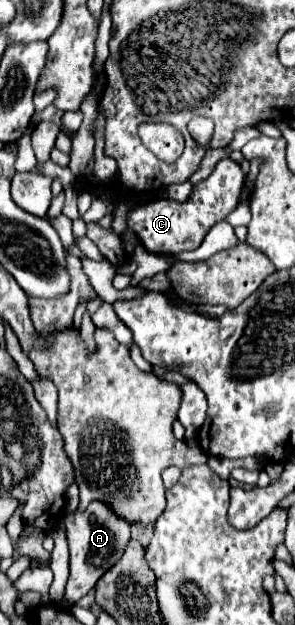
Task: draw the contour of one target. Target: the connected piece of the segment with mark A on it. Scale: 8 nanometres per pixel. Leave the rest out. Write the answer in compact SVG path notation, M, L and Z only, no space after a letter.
M93 502L79 516L67 516L65 530L71 556L71 574L65 588L65 600L75 606L77 600L83 598L95 586L95 582L123 556L123 550L129 544L131 526L127 526L127 522L119 522L119 518L115 518L115 514L111 514L111 510L107 510L107 506L103 506L101 502Z

